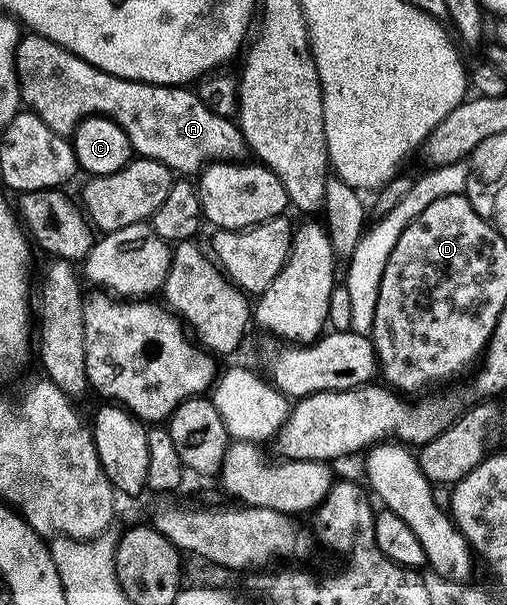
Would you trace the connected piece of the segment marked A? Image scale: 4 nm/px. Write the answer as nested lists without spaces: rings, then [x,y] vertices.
[[[28,32],[21,37],[16,49],[16,71],[21,103],[37,114],[50,131],[63,136],[72,135],[76,131],[76,125],[84,118],[103,114],[105,118],[114,120],[114,124],[118,124],[118,128],[122,128],[126,136],[130,136],[132,149],[139,157],[158,160],[180,176],[195,175],[212,162],[235,162],[249,153],[248,144],[237,123],[233,119],[210,112],[210,108],[206,108],[206,104],[202,104],[202,100],[196,95],[195,89],[159,86],[153,82],[119,78],[82,60],[74,52],[54,44],[54,40],[43,38],[41,34]]]

